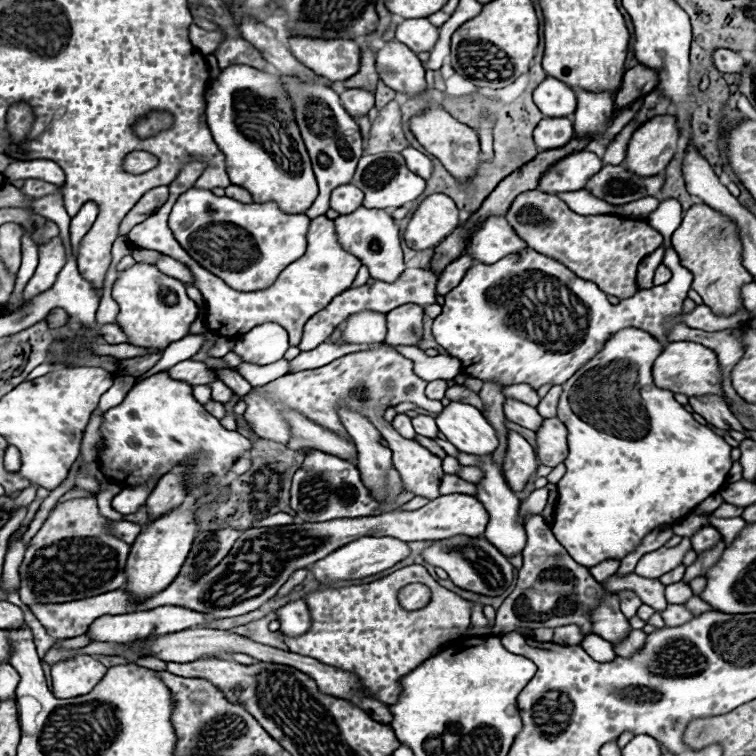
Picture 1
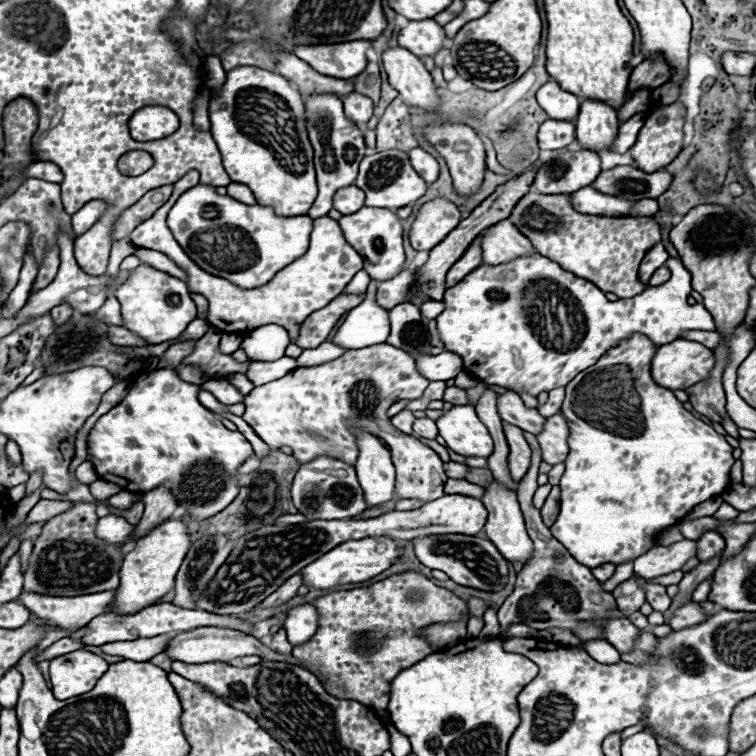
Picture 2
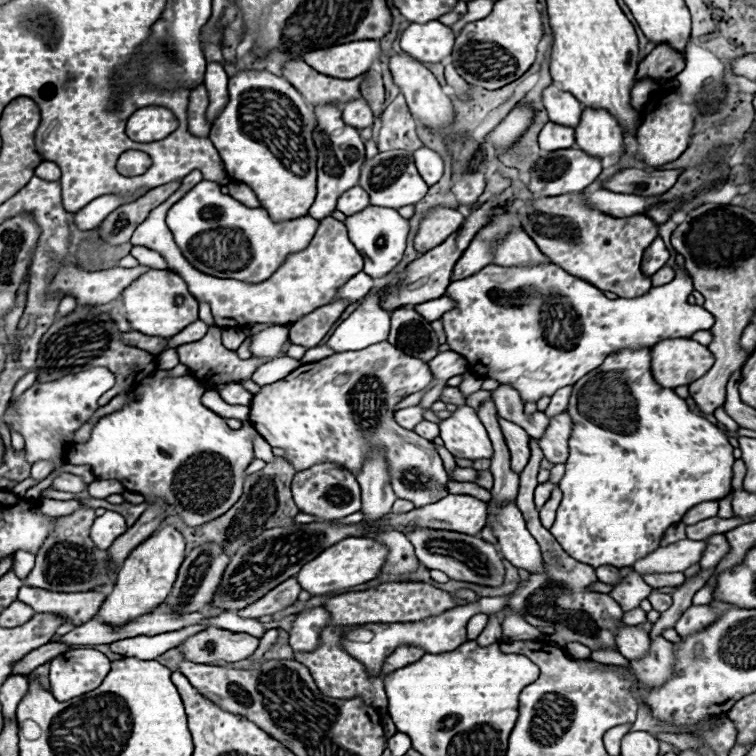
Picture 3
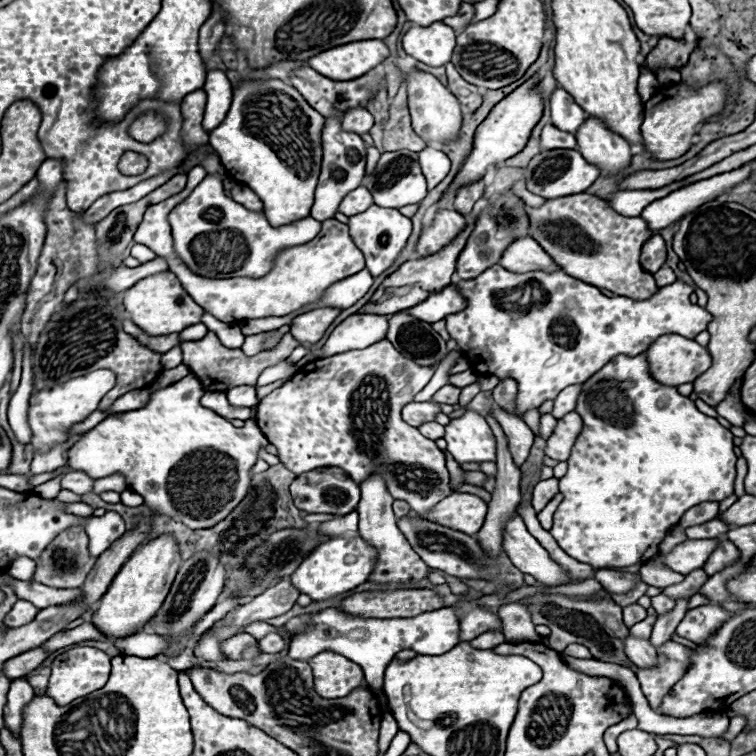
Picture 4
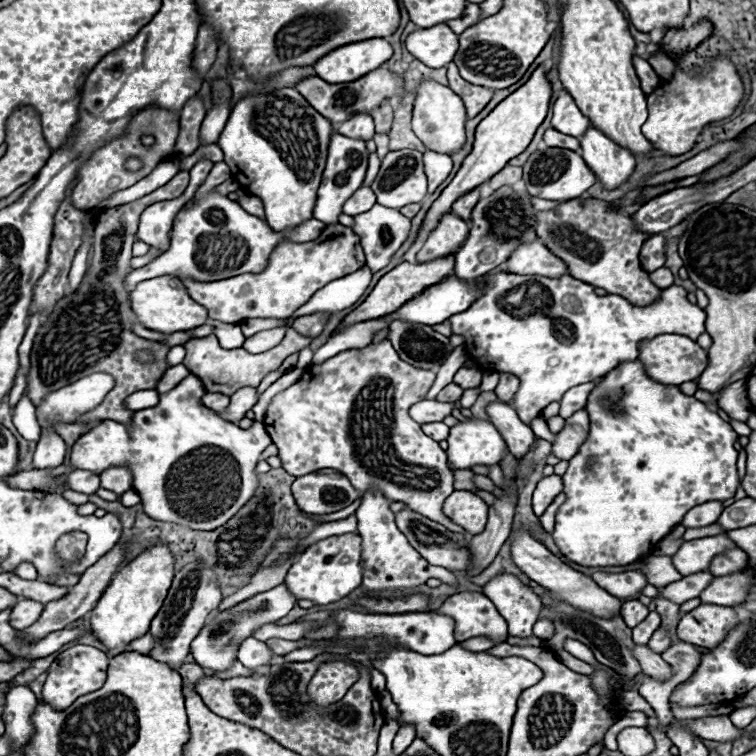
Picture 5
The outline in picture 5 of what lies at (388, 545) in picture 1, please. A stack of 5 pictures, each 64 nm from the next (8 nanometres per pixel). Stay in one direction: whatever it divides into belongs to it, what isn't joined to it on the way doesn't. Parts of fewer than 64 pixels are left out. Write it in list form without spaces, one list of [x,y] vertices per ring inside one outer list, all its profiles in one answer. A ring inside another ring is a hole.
[[[342,534],[324,538],[306,548],[300,560],[288,570],[286,586],[300,600],[312,600],[314,604],[330,604],[348,596],[362,584],[362,544],[358,534]]]

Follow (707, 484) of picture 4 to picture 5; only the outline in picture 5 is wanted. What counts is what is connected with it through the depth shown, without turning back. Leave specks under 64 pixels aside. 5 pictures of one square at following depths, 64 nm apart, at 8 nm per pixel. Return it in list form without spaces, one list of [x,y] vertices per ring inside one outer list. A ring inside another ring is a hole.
[[[640,360],[620,364],[594,384],[596,388],[584,406],[592,428],[562,476],[566,500],[556,514],[552,538],[560,552],[580,566],[626,566],[652,554],[658,540],[680,524],[690,508],[734,496],[738,488],[738,452],[734,448],[738,434],[716,412],[706,410],[700,400],[682,394],[678,386],[664,386],[648,378]]]

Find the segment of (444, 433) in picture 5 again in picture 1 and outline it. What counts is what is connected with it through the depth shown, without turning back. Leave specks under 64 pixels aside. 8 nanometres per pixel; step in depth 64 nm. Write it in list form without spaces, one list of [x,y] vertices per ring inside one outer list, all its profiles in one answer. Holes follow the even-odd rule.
[[[424,414],[414,416],[414,418],[412,418],[412,424],[414,424],[416,434],[420,434],[420,436],[436,438],[436,434],[438,434],[438,426],[436,426],[436,422],[434,422],[432,416],[424,416]]]

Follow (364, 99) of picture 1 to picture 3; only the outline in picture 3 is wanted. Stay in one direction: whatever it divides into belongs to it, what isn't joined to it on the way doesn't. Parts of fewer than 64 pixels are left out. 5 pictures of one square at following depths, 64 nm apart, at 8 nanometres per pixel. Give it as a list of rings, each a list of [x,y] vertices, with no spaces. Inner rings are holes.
[[[362,98],[362,100],[350,100],[346,106],[344,106],[344,122],[348,126],[354,126],[354,128],[366,128],[374,122],[374,116],[372,116],[372,110],[368,106],[368,102]]]

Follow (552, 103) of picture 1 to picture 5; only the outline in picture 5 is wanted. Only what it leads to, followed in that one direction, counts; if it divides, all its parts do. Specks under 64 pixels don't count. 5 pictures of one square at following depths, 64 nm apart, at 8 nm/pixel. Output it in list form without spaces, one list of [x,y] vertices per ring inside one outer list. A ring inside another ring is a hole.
[[[560,94],[552,106],[552,128],[568,134],[568,136],[582,136],[590,126],[590,120],[580,112],[580,108],[574,104],[570,94]]]

